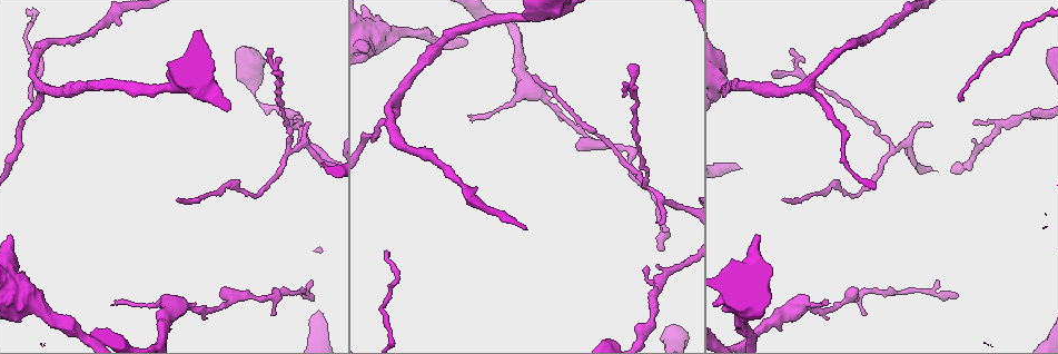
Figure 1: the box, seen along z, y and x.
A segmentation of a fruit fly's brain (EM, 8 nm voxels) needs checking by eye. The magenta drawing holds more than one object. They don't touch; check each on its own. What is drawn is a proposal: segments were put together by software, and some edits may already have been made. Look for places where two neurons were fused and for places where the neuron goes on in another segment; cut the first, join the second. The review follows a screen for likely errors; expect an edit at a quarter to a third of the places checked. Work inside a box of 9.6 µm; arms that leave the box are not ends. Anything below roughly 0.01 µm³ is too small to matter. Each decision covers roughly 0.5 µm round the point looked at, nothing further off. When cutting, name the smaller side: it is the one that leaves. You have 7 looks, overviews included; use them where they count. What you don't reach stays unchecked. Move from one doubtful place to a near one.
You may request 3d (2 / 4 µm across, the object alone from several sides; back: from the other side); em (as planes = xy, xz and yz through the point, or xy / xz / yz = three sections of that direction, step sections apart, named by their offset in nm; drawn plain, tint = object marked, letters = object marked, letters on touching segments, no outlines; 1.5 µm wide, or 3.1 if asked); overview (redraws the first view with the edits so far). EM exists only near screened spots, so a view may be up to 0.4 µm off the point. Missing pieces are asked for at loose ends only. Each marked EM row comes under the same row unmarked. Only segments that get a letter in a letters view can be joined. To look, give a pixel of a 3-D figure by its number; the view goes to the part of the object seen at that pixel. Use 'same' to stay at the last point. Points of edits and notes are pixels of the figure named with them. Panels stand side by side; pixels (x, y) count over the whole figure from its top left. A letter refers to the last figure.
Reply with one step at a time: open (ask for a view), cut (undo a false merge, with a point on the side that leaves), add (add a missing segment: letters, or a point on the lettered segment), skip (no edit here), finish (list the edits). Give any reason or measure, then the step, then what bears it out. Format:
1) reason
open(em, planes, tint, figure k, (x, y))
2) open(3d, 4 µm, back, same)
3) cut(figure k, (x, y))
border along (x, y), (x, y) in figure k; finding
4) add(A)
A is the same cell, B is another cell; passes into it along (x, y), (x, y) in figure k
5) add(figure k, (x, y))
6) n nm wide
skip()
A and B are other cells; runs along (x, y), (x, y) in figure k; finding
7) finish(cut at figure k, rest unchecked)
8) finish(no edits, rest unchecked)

open(em, planes, tint, figure 1, (628, 82))

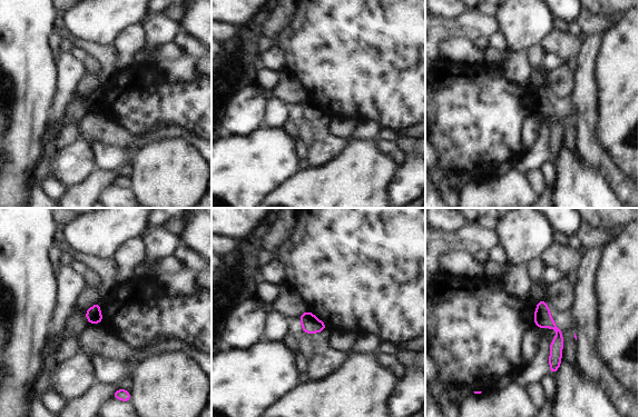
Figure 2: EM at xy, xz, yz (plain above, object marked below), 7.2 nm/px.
what lies round it
open(em, planes, letters, same)

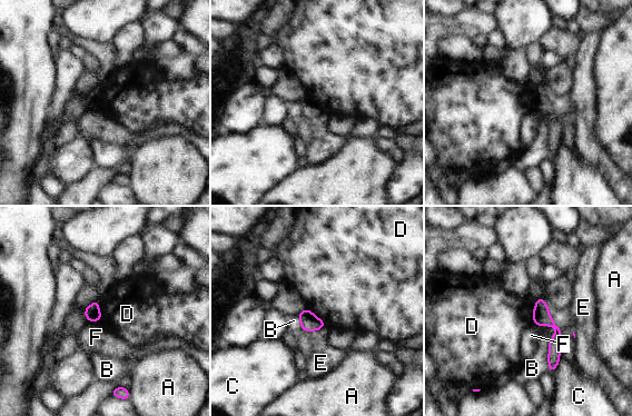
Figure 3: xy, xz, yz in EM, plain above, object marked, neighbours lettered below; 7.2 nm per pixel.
skip()
A, B, C, D, E and F are other cells; border along (536, 299), (533, 306), (532, 320) in figure 3; none of them fits

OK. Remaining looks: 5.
sudden change in width
open(3d, 4 µm, back, figure 1, (621, 149))

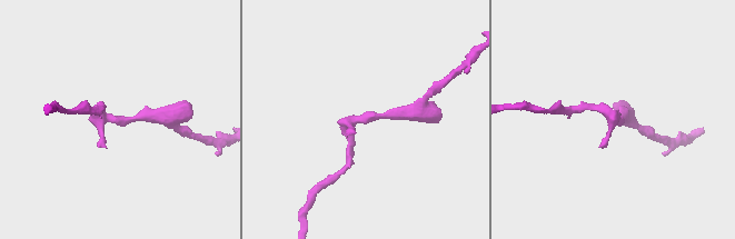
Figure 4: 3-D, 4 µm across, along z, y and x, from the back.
open(em, xy, step 8, tint, figure 4, (365, 118))

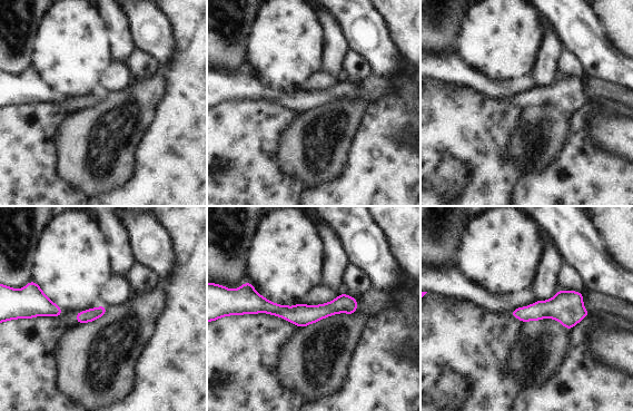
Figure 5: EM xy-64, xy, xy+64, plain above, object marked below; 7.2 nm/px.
another direction
open(em, planes, letters, same)

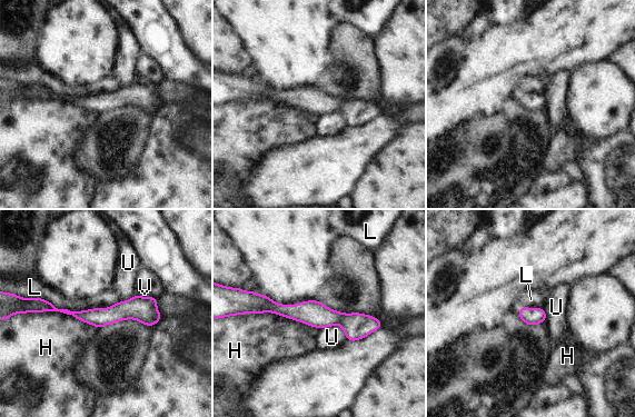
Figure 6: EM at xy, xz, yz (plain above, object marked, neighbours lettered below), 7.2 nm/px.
L touches over 650 nm
skip()
H, L, U and V are other cells; border along (30, 298), (70, 310), (120, 300) in figure 6; all the same neuron

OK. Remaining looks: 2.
free end
open(em, planes, letters, figure 1, (662, 247))

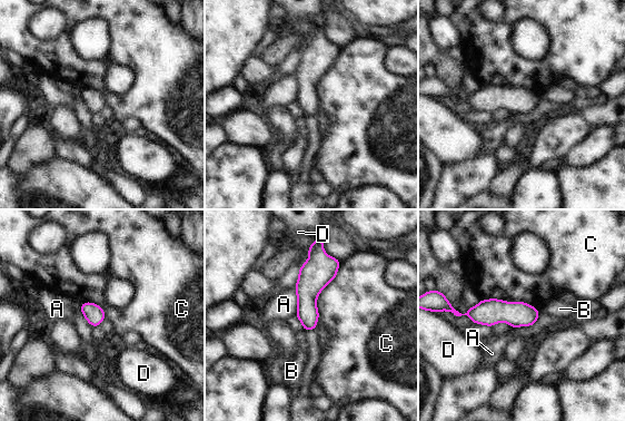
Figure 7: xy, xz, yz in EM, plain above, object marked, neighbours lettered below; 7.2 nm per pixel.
140 nm wide
skip()
A, B, C and D are other cells; runs along (469, 313), (536, 313) in figure 7; no lettered segment goes on from it

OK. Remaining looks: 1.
finish(no edits, rest unchecked)

